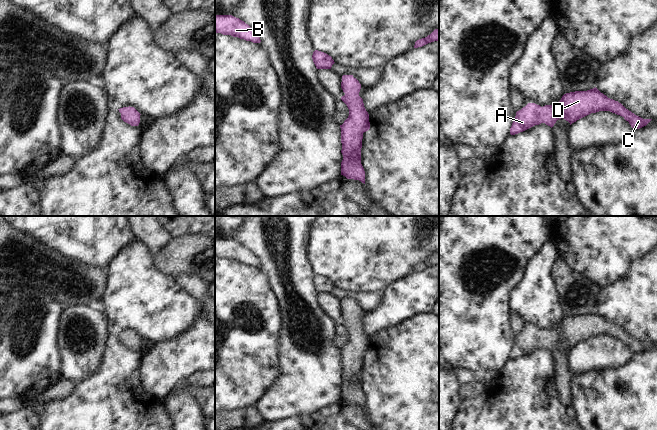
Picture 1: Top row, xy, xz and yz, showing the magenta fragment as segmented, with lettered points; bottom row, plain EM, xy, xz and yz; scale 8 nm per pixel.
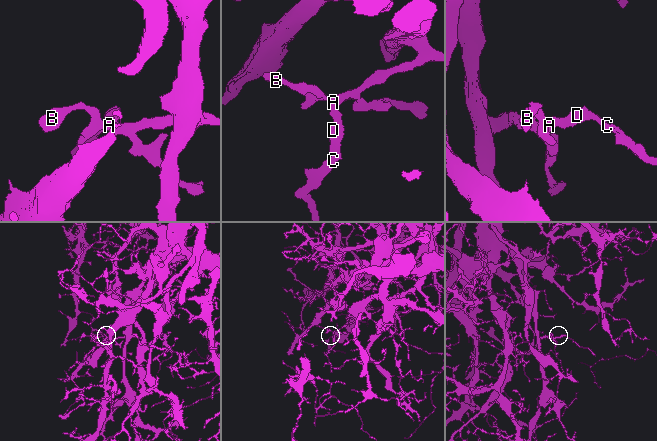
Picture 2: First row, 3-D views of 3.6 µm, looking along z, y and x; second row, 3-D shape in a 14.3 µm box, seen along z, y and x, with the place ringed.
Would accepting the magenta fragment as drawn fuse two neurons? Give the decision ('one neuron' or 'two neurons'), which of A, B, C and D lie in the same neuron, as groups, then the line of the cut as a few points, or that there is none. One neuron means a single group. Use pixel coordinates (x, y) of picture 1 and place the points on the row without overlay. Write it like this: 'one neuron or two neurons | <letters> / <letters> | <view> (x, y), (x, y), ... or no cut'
one neuron | A B C D | no cut

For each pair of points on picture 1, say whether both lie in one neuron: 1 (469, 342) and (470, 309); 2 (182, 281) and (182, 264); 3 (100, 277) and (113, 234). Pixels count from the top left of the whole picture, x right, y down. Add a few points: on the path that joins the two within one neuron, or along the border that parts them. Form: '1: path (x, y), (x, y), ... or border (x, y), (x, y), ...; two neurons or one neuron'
1: path (470, 334), (470, 317); one neuron
2: border (172, 275), (195, 274), (204, 281); two neurons
3: border (80, 261), (91, 266), (106, 269); two neurons

